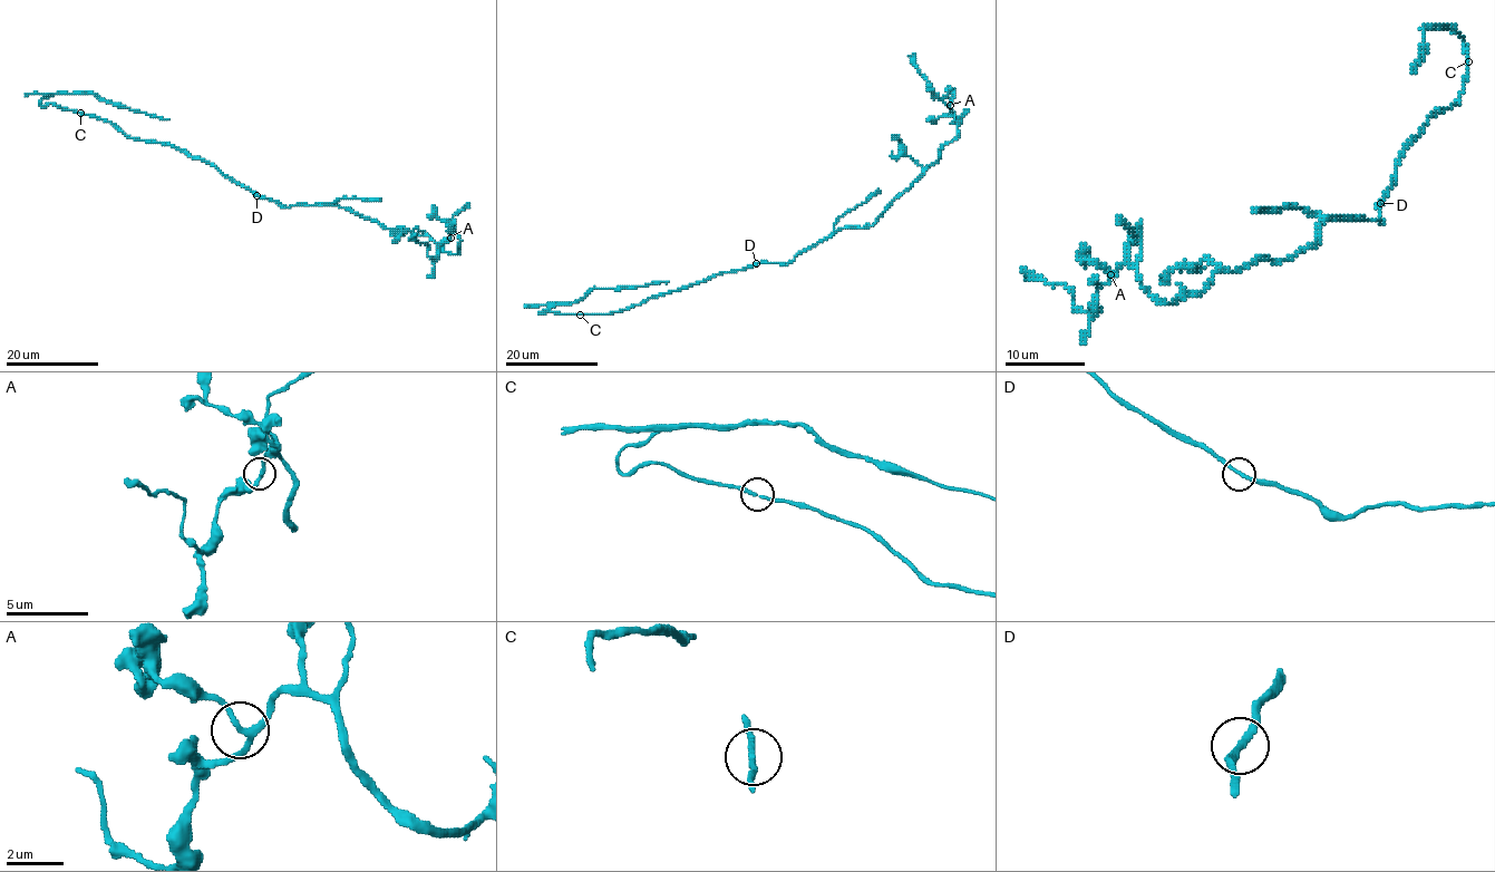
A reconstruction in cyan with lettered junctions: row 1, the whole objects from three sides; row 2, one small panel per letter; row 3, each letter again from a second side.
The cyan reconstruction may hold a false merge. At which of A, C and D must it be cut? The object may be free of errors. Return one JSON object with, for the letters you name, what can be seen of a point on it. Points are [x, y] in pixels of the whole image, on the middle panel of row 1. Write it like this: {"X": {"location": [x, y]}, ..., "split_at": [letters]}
{"split_at": []}

